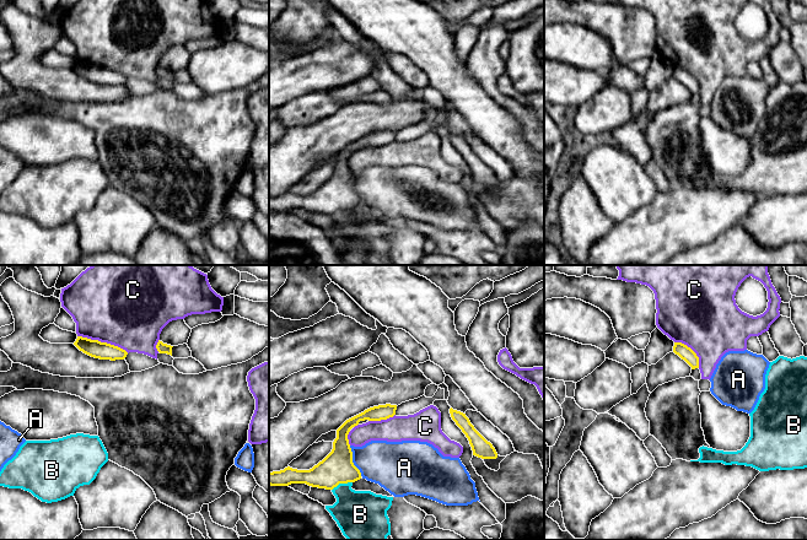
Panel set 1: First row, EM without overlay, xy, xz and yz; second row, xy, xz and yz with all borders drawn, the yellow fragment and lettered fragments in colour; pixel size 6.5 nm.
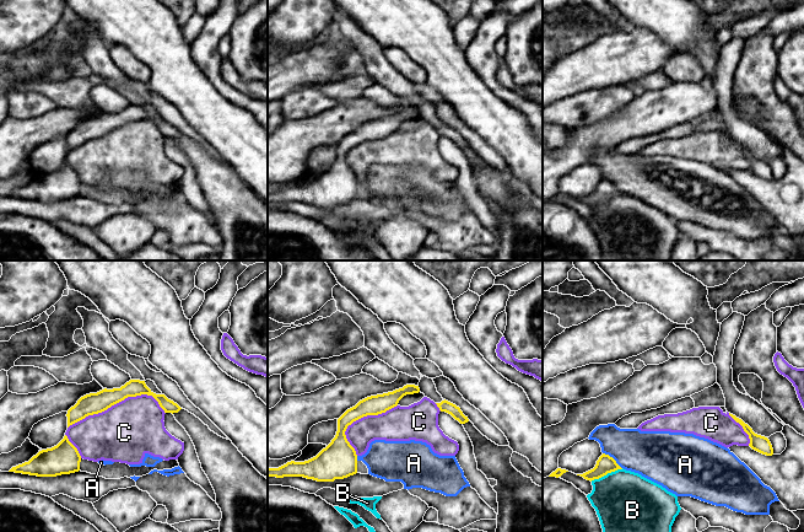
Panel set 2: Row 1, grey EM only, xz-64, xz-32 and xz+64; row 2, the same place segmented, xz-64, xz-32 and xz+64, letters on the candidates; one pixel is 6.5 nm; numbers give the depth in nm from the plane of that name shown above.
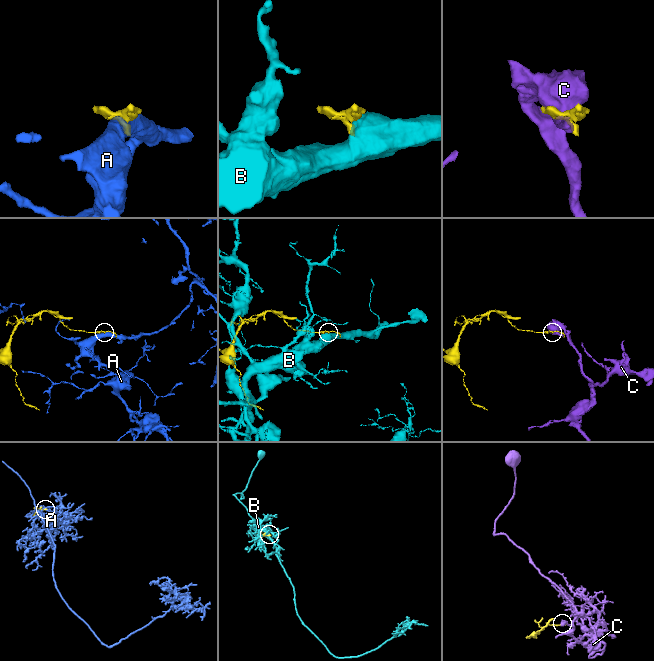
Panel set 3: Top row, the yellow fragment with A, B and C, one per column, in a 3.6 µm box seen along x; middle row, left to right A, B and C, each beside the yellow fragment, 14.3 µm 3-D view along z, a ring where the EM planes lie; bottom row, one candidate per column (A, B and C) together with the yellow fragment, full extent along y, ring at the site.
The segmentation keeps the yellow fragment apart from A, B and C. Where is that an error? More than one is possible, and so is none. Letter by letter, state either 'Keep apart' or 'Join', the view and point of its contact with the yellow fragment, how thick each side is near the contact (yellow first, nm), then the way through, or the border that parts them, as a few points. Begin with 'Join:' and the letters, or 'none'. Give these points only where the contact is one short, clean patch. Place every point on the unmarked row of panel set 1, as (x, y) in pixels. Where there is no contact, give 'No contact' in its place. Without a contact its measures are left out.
Join: none
A: Keep apart. Touches yellow at xz (351, 185). Thickness 220 nm (yellow) against 300 nm
B: Keep apart. Touches yellow at xz (342, 208). Thickness 220 nm (yellow) against 320 nm. Boundary: xz (351, 206), (338, 209), (332, 215)
C: Keep apart. Touches yellow at xy (103, 68). Thickness 120 nm (yellow) against 480 nm

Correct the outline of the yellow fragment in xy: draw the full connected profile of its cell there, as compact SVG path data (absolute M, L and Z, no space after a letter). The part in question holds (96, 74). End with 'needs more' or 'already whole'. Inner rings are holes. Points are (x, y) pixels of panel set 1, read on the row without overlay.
M77 61L74 70L84 79L99 85L124 85L128 77L118 71Z; already whole

